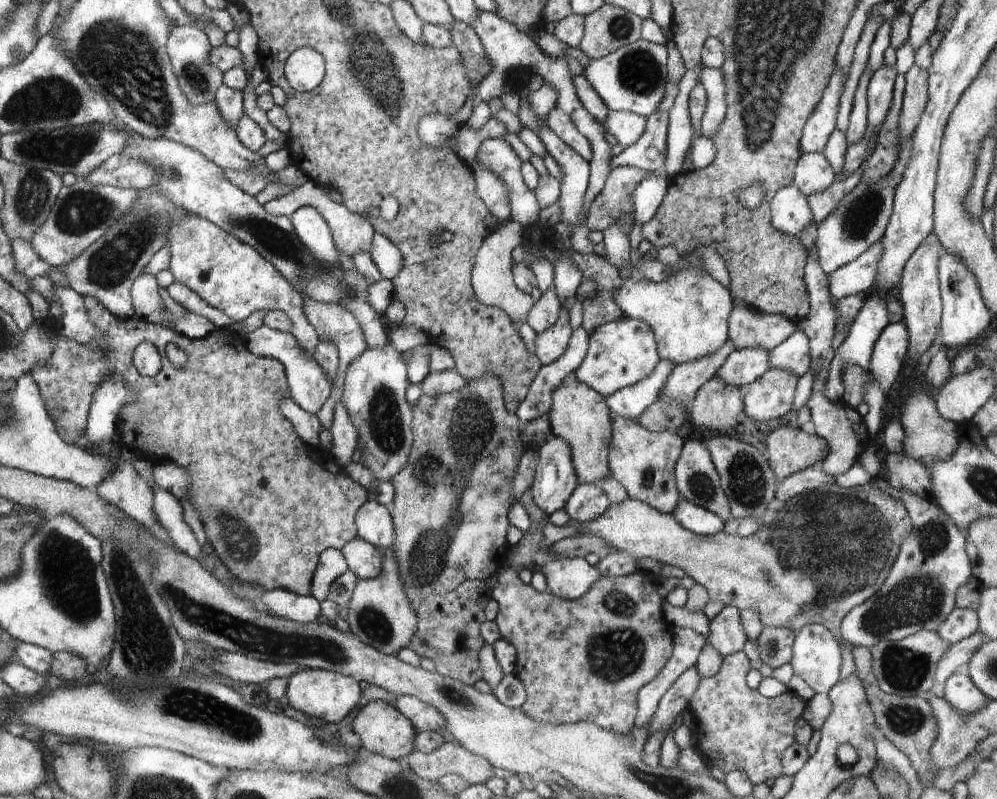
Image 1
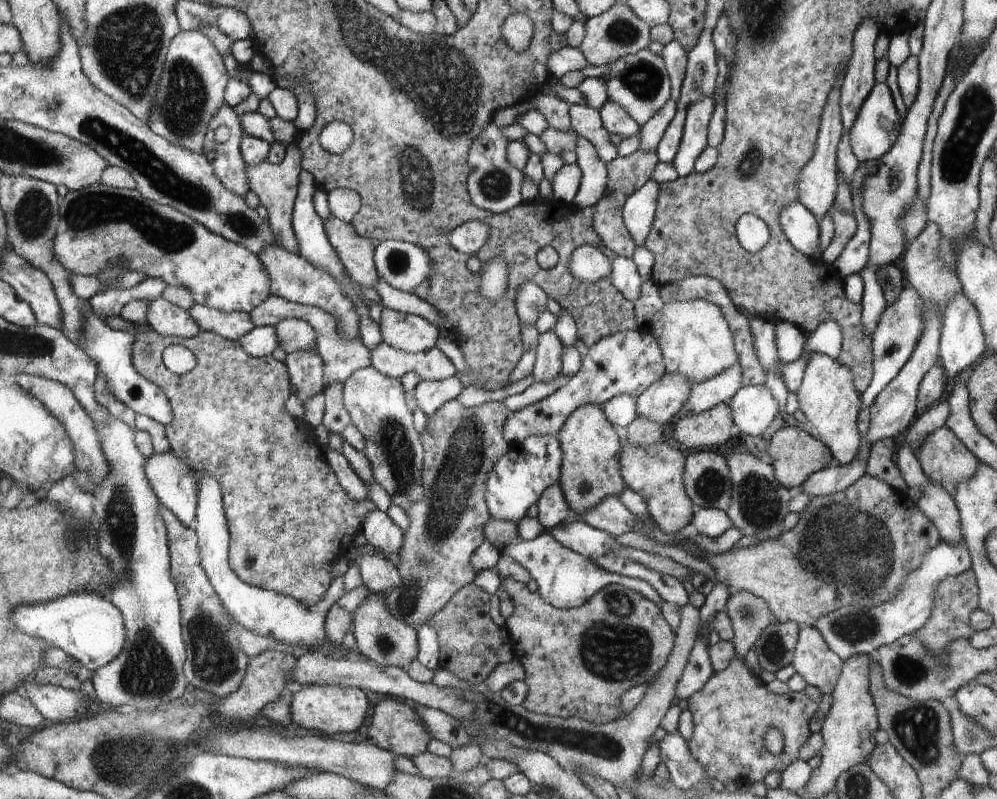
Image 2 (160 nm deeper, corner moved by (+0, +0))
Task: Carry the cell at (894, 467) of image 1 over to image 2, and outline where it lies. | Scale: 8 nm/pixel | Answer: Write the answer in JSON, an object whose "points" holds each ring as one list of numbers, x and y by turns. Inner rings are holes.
{"points":[[930,480,925,494,916,503,938,529,941,540,951,545,964,544,958,507,950,489,934,485]]}

